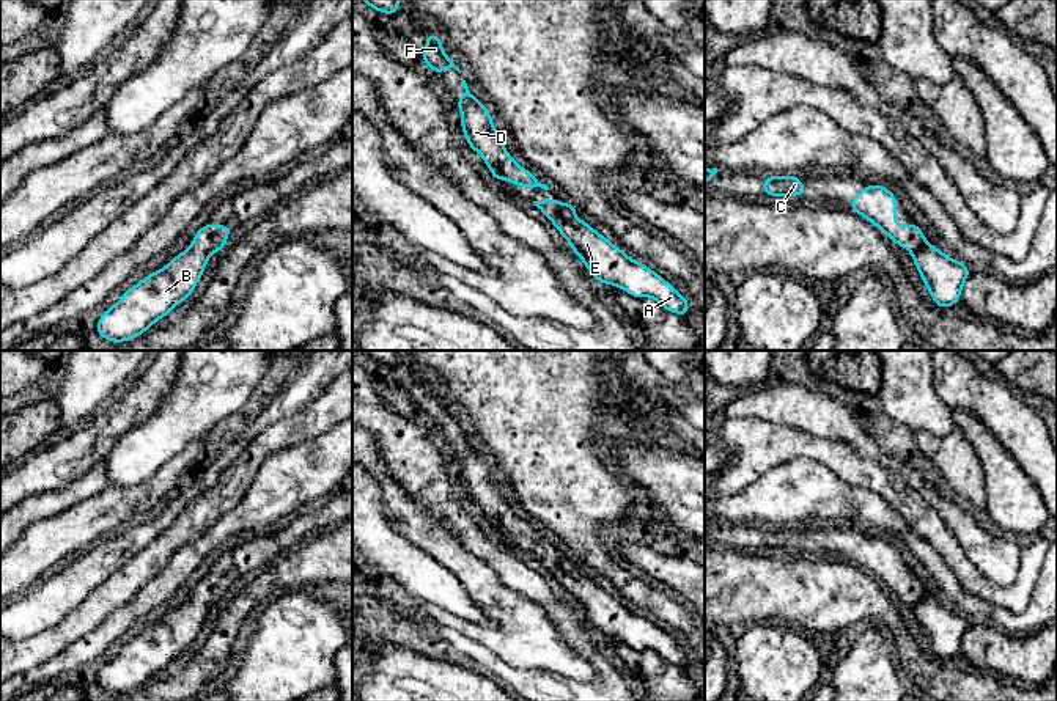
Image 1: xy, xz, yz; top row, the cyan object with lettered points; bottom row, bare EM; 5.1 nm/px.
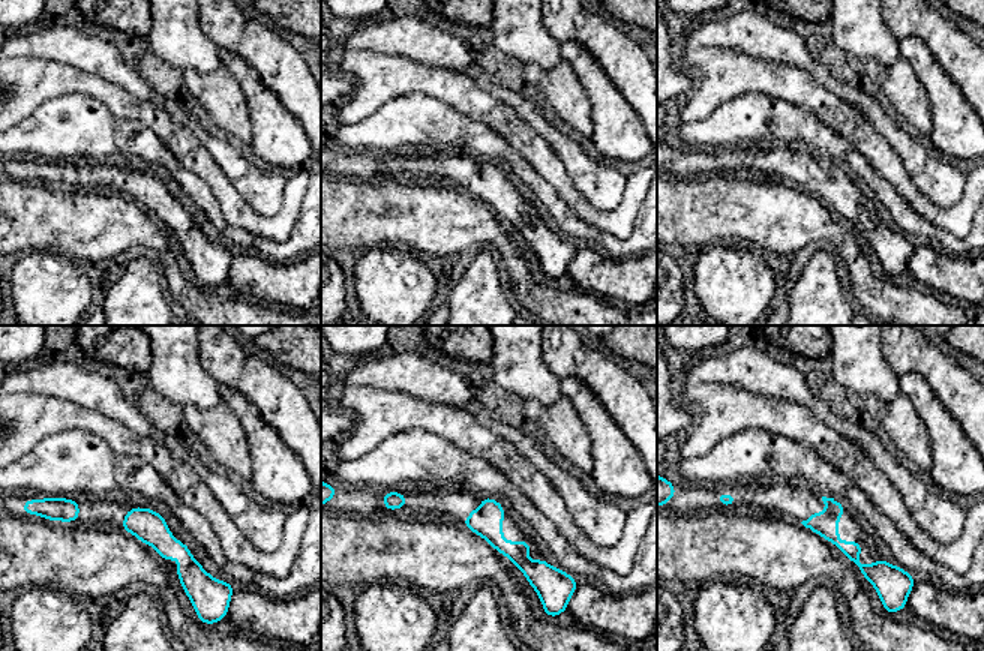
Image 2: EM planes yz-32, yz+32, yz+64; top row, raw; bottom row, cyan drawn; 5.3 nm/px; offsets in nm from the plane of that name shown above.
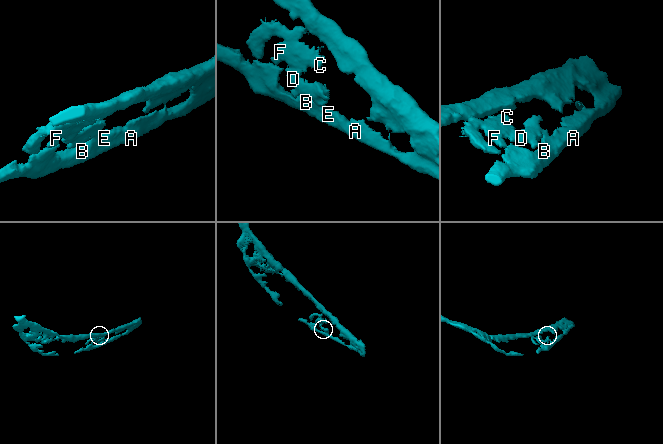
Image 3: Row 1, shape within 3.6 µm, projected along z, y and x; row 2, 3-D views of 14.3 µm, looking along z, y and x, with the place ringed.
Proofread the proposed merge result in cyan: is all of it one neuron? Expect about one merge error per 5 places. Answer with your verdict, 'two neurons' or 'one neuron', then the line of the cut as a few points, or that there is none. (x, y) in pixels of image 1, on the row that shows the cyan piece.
one neuron; cut none

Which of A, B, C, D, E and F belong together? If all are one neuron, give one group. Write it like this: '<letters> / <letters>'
A B C D E F

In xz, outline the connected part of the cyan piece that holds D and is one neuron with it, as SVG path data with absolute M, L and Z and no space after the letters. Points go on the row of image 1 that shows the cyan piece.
M462 75L461 86L466 93L462 97L455 99L462 113L459 126L464 129L467 145L483 157L494 181L506 179L514 185L530 187L533 192L538 187L549 190L535 174L511 159L500 140L500 132L494 129L491 112L469 91Z

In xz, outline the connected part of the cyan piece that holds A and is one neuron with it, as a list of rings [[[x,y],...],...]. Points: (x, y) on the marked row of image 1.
[[[549,196],[533,203],[573,245],[571,250],[599,283],[620,286],[637,299],[653,297],[662,308],[675,314],[691,313],[687,299],[668,281],[648,266],[629,258],[621,248],[596,233],[587,220],[577,222],[574,204],[565,201],[558,204]]]

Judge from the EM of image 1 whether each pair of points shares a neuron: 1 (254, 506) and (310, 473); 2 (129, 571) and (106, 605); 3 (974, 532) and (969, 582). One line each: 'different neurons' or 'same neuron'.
1: same neuron
2: same neuron
3: different neurons

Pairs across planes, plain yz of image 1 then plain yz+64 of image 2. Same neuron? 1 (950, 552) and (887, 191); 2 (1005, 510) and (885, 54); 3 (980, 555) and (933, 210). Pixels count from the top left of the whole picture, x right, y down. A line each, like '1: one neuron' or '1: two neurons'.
1: two neurons
2: two neurons
3: two neurons

